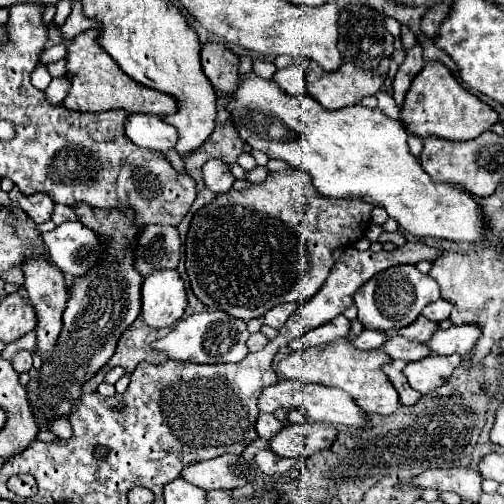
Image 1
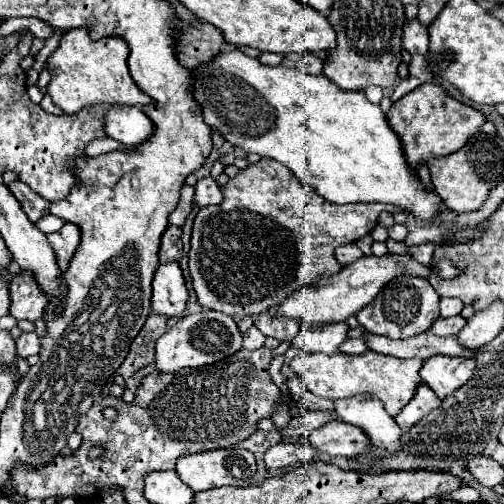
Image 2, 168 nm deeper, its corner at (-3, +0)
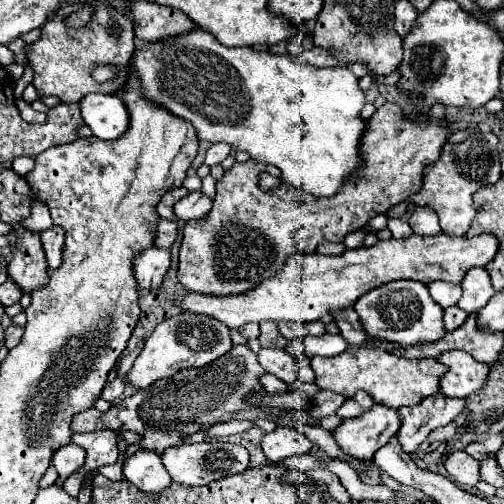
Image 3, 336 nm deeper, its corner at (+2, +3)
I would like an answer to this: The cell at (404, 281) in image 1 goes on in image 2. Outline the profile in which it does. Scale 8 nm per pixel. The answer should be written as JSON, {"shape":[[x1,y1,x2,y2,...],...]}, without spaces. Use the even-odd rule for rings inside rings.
{"shape":[[407,273,391,279,379,291,379,295,357,313,357,319,365,327,365,331,373,335,385,335,389,339,405,339,411,335,419,335,427,331,437,317,439,317,439,295,433,291,431,283,425,277,415,277]]}

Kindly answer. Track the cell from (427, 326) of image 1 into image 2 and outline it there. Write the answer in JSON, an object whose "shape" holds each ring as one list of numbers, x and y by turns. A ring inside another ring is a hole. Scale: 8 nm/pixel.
{"shape":[[461,315,449,317,449,319,439,317,439,319,431,325,429,331,431,331,433,335,457,335,463,325,465,325,465,319,461,319]]}

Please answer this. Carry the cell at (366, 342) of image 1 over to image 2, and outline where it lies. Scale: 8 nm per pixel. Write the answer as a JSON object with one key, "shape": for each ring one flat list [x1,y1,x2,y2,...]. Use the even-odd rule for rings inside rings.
{"shape":[[345,339,345,343,341,343,339,351,349,353,349,355,361,355,367,351,367,343,365,343,365,339]]}

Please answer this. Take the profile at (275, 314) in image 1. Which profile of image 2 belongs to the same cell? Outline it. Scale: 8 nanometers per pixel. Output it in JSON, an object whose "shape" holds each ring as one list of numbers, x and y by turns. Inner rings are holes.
{"shape":[[261,313,259,319,255,321,255,325,267,337,275,337,279,341,291,341,291,339,295,339,301,323,297,319,289,319,283,315,269,315,269,313,263,315]]}

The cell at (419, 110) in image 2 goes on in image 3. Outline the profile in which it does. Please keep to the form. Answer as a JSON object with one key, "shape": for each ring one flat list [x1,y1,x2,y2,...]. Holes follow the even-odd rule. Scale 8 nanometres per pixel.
{"shape":[[386,102,380,106,366,124,366,132,360,140,360,158,362,164,356,174,352,174,340,188,338,194,330,198,316,196,300,196,298,188,282,182,278,190,262,192,258,188,258,174,268,172,272,176,280,176,280,170,270,164,258,164,256,160,248,160,244,164,236,162,232,170,224,172,224,178,216,184,216,198,210,214,204,220,190,220,184,226,184,238,180,248,178,262,178,280,186,290,192,292,212,292,214,296,228,296,236,292,246,292,252,284,272,276,284,260,296,252,316,252,320,242,342,242,348,232,364,228,376,214,386,214,392,206,406,202,412,194,422,188,422,170,432,164,440,156,440,148,448,138,446,126,436,126,430,122,412,122,400,116,400,108,396,104]]}

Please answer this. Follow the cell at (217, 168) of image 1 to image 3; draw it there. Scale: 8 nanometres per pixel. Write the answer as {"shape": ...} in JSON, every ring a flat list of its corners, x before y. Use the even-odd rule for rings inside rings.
{"shape":[[190,192,186,198,178,200,174,204,174,214,178,216,178,220,200,220,204,218,212,208,212,200,208,196,204,196,202,192]]}

